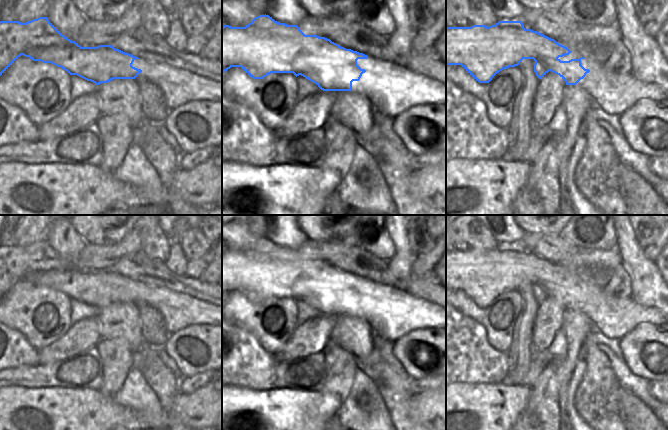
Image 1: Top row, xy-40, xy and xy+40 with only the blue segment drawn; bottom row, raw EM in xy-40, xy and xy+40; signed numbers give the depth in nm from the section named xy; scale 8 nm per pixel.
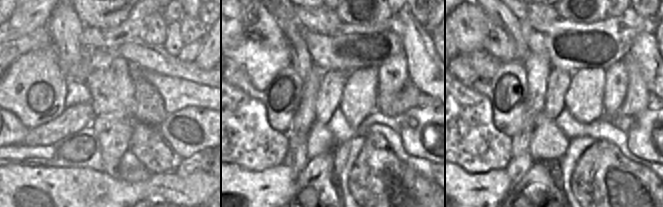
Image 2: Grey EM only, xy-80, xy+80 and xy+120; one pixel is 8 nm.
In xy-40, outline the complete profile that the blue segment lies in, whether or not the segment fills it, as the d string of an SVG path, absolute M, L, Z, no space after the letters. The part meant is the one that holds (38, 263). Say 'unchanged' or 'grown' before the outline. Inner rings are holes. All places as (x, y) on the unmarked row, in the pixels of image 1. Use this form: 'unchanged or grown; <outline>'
unchanged; M47 241L26 247L0 245L0 300L21 279L51 287L96 309L113 303L135 303L142 296L132 290L138 281L111 269L81 271L65 261Z

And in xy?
unchanged; M259 239L245 251L222 251L222 298L231 291L241 291L253 303L263 303L271 297L293 297L315 307L323 315L352 315L352 306L359 305L366 296L357 289L358 283L368 280L346 273L325 261L305 259L297 249L287 249L275 245L269 239Z

